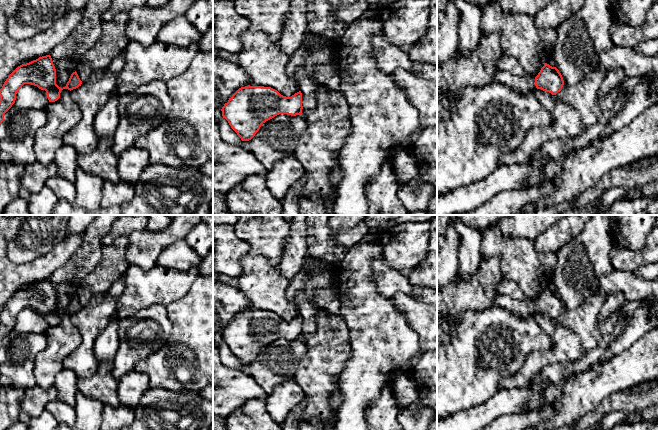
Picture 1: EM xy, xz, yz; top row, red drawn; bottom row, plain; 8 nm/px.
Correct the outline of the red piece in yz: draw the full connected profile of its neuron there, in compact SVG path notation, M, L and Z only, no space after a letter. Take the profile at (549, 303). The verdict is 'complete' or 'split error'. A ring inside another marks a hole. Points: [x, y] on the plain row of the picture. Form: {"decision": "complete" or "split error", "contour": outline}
{"decision": "split error", "contour": "M544 287L536 301L518 300L507 295L498 295L493 301L492 307L506 309L518 317L527 317L537 312L556 319L561 315L564 304L556 291Z"}

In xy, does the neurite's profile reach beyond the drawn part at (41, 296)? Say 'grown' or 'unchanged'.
unchanged

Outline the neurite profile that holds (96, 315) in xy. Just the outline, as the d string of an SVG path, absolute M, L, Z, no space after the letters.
M108 292L93 296L82 308L70 315L81 336L80 345L63 361L63 367L72 370L78 380L91 377L99 362L94 355L94 341L117 314L118 298Z

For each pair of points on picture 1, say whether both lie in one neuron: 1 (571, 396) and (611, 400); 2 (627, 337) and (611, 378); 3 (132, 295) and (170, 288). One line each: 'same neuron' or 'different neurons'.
1: different neurons
2: different neurons
3: same neuron

